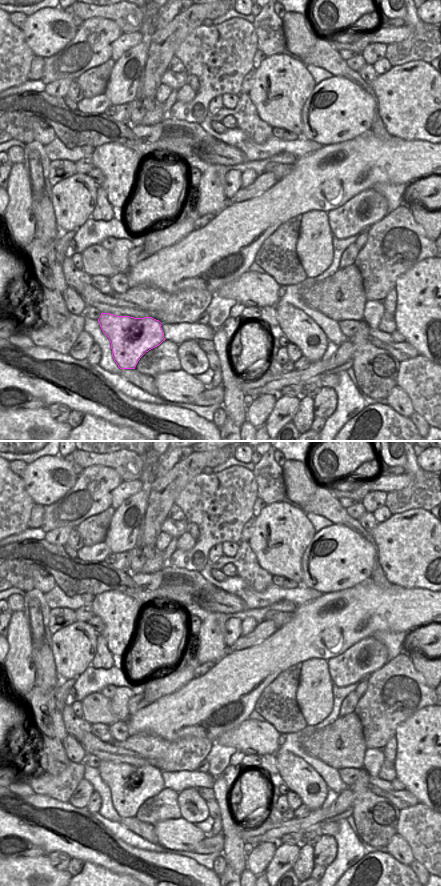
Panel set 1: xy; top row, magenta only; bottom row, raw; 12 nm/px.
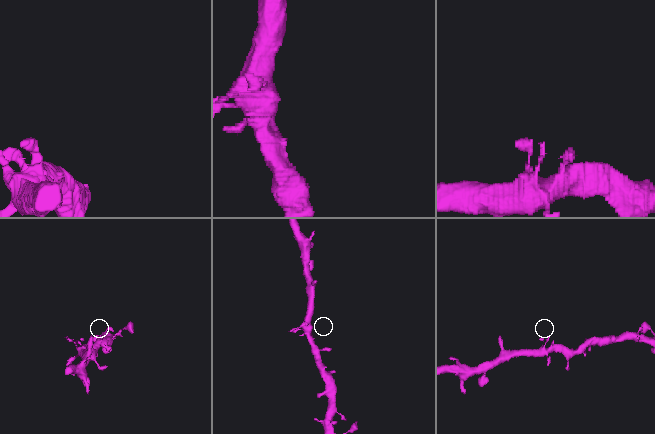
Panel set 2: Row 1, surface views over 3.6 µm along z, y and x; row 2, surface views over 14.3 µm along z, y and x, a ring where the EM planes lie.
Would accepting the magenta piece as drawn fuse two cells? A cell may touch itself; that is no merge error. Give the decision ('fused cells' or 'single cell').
single cell

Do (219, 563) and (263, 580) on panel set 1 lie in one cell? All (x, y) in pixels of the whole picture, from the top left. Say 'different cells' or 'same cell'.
same cell

